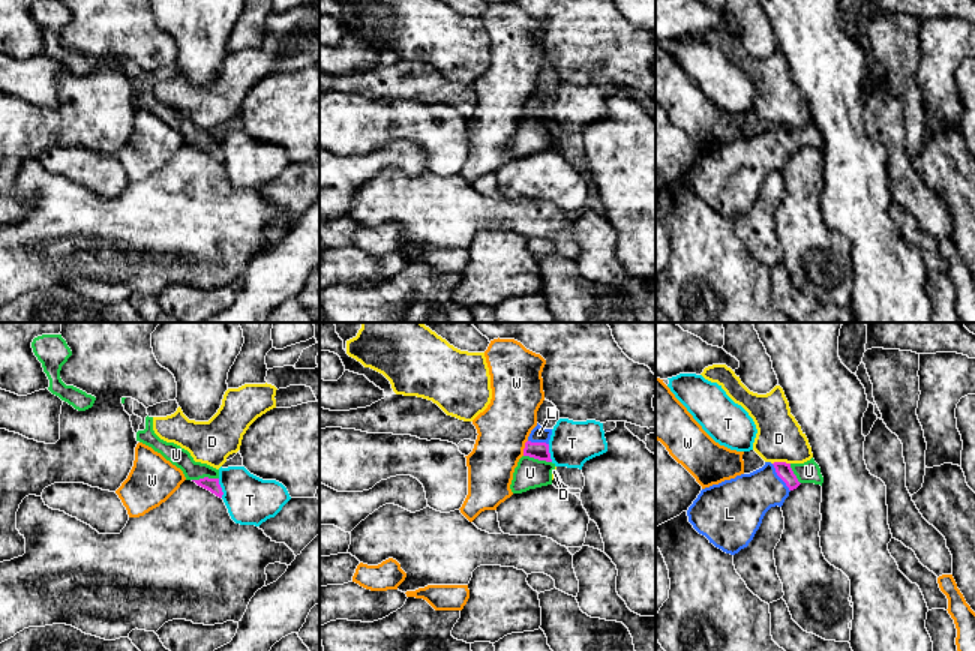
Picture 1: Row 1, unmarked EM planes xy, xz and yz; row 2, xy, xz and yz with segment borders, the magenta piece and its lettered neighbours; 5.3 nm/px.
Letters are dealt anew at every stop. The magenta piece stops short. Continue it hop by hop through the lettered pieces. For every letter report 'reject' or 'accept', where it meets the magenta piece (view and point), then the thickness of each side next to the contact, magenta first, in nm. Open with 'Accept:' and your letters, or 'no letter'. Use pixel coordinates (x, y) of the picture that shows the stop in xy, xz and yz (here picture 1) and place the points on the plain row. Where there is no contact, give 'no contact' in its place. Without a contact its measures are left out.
Accept: L, U
D: reject; contact yz (780, 126); calibres 90 and 240 nm
L: accept; contact yz (779, 140); calibres 90 and 280 nm
T: reject; contact xy (221, 152); calibres 70 and 260 nm
U: accept; contact xz (537, 122); calibres 100 and 160 nm
W: reject; contact xz (525, 111); calibres 100 and 280 nm

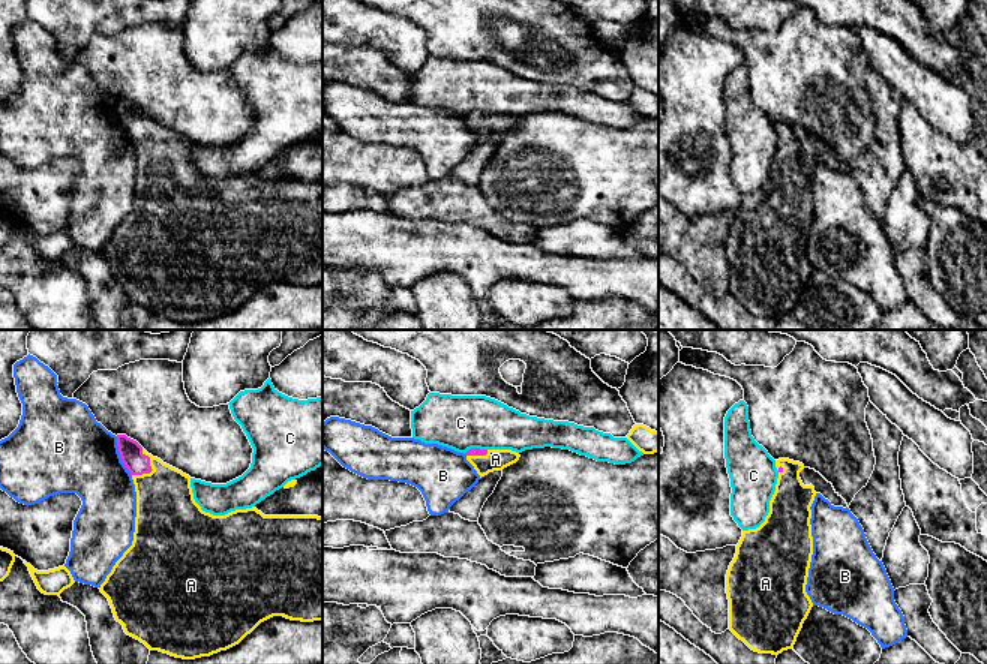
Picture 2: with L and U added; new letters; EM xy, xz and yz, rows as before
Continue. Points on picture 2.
Accept: A
A: accept; contact xy (152, 134); calibres 120 and 320 nm
B: reject; contact xy (120, 120); calibres 120 and 420 nm
C: reject; contact xz (474, 113); calibres 50 and 300 nm

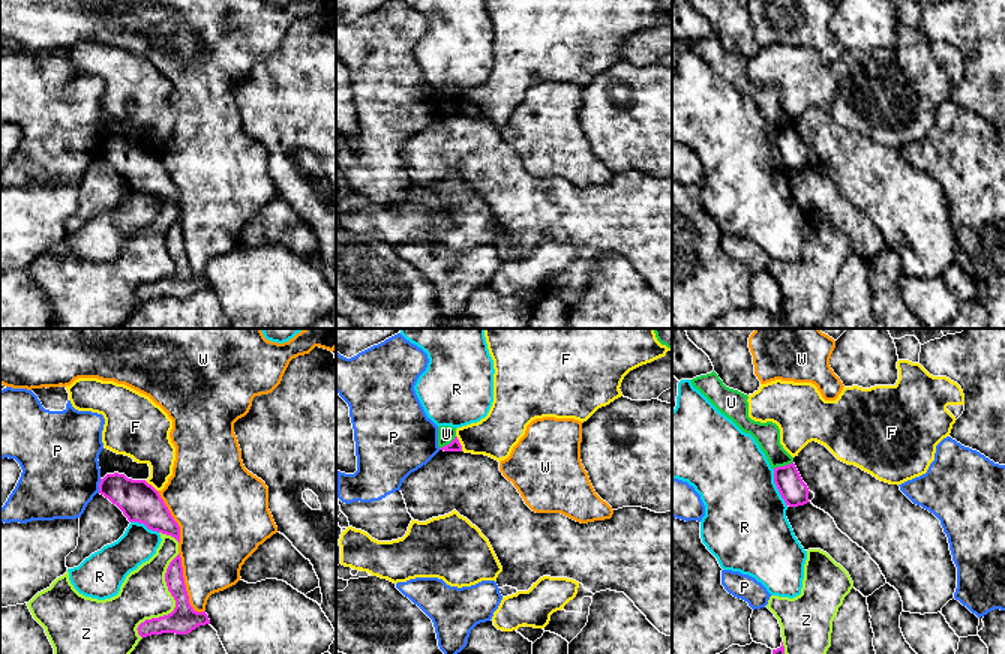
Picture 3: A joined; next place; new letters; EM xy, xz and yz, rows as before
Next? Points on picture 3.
Accept: no letter
F: reject; contact xz (459, 107); calibres 60 and 240 nm
P: reject; contact xy (99, 150); calibres 220 and 420 nm
R: reject; contact yz (777, 152); calibres 150 and 440 nm
U: reject; contact yz (782, 131); calibres 150 and 140 nm
W: reject; contact xy (185, 249); calibres 150 and 360 nm
Z: reject; contact xy (176, 269); calibres 150 and 260 nm

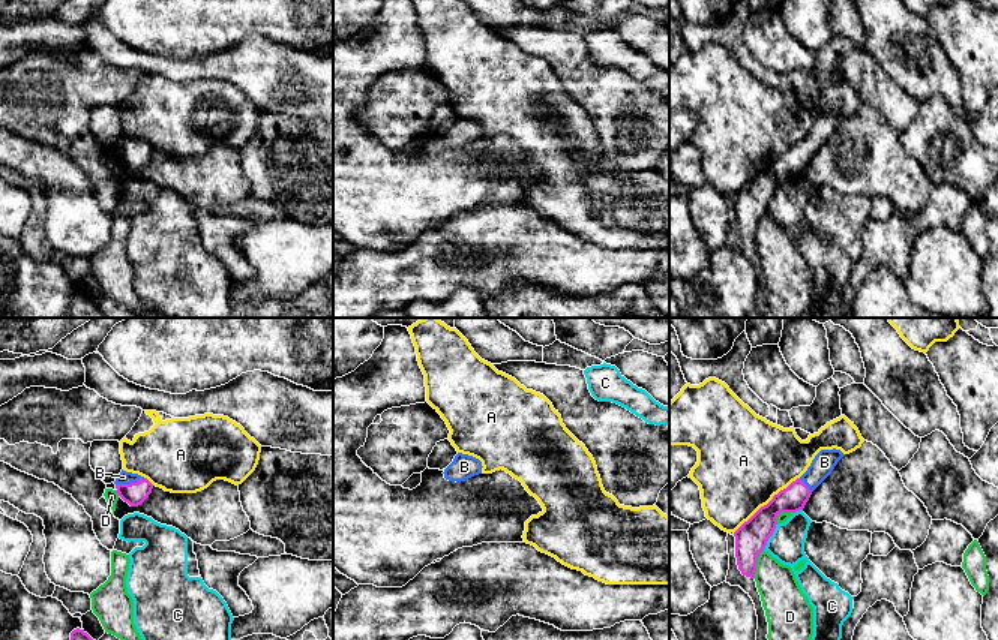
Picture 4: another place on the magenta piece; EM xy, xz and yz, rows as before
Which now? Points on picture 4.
Accept: B
A: reject; contact yz (767, 168); calibres 180 and 480 nm
B: accept; contact xy (131, 147); calibres 120 and 70 nm
C: reject; contact yz (770, 200); calibres 180 and 190 nm
D: reject; contact yz (755, 228); calibres 180 and 220 nm

